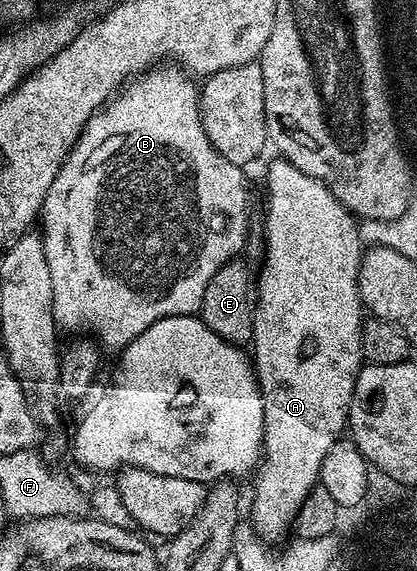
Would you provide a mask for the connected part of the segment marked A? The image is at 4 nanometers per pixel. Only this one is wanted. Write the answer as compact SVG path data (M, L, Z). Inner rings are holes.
M283 158L268 168L268 257L264 260L264 269L259 269L258 299L256 301L256 321L251 347L254 352L254 367L256 377L260 382L260 393L264 395L264 450L258 471L255 473L256 489L252 492L252 517L250 523L256 530L256 535L265 542L280 540L296 523L296 516L300 507L306 502L312 489L317 487L320 479L320 467L330 454L330 450L337 447L338 441L345 435L348 422L348 407L354 394L356 379L362 365L365 363L363 350L363 328L366 321L366 308L360 299L360 258L362 255L361 229L357 221L343 208L341 197L335 196L327 184L316 180L313 176L302 174L291 162Z

